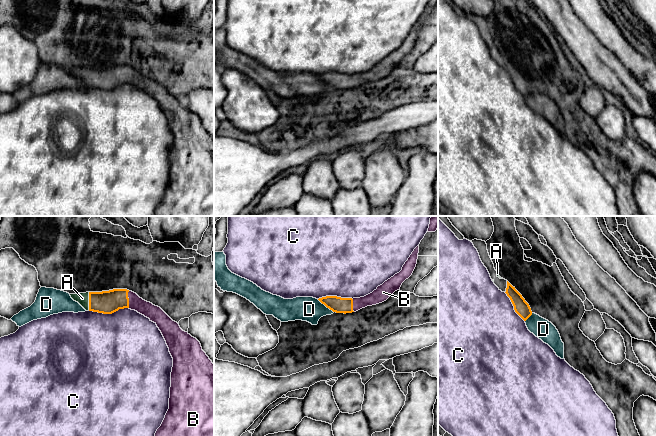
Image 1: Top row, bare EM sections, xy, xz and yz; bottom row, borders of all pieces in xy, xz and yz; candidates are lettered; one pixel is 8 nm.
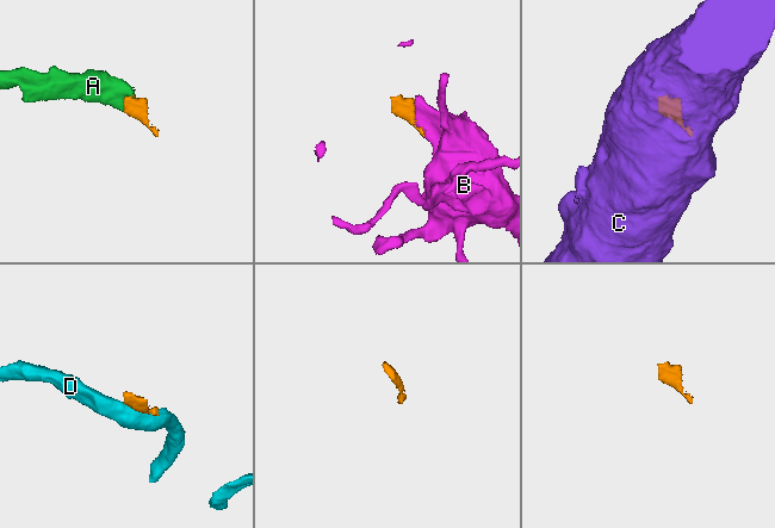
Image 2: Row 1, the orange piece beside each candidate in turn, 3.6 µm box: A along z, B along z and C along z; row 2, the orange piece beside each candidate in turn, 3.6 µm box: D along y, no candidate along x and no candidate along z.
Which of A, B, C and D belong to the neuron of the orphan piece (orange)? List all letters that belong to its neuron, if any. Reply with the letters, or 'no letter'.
A, B

